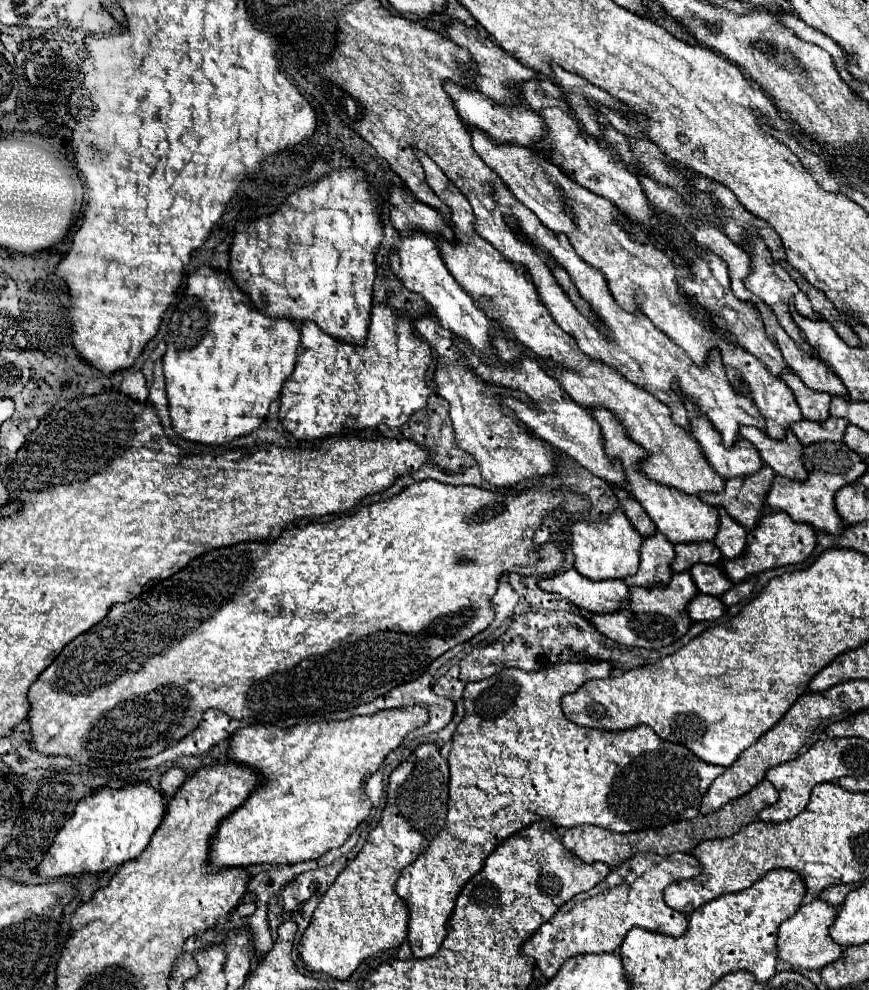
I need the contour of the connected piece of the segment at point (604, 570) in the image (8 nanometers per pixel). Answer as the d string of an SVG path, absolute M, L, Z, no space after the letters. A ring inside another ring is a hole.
M616 512L602 522L584 522L584 520L574 522L570 538L572 538L570 546L576 556L574 566L582 576L596 582L596 580L612 580L612 578L624 580L626 576L634 576L638 572L642 536L638 536L638 532L628 522L624 512Z

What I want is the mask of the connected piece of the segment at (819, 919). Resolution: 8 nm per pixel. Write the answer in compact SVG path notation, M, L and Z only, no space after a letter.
M820 898L802 904L798 912L786 922L782 922L778 930L778 942L776 942L778 958L786 962L792 970L798 970L798 972L800 970L822 970L828 964L836 962L842 954L842 948L836 942L832 942L828 936L828 928L832 926L834 918L836 918L836 910Z

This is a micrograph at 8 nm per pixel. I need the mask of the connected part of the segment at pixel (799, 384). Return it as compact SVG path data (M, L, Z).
M784 372L782 376L784 376L782 380L792 388L804 418L808 418L808 420L828 420L828 416L830 416L828 408L830 408L832 396L810 390L794 372Z

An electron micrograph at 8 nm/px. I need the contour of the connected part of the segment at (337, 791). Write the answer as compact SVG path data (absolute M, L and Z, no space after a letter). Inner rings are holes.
M408 706L408 708L392 708L392 710L384 710L384 712L376 712L372 716L354 716L352 720L330 720L330 722L312 722L312 724L296 724L292 728L274 728L274 726L264 726L264 724L254 724L254 726L246 726L246 728L240 728L234 736L232 736L232 742L230 742L230 760L238 760L242 764L248 764L252 768L258 768L260 774L264 776L264 782L252 791L252 794L248 797L248 800L240 806L240 810L236 810L234 814L230 814L218 828L218 832L214 834L212 838L212 848L210 848L210 868L212 870L218 870L218 868L228 868L228 866L250 866L250 864L284 864L284 862L302 862L302 860L314 860L314 858L320 858L324 852L328 852L330 848L338 848L346 842L346 838L354 832L354 828L370 814L370 800L368 796L364 794L364 782L382 766L384 758L396 750L404 738L424 726L428 722L428 708L424 706Z

